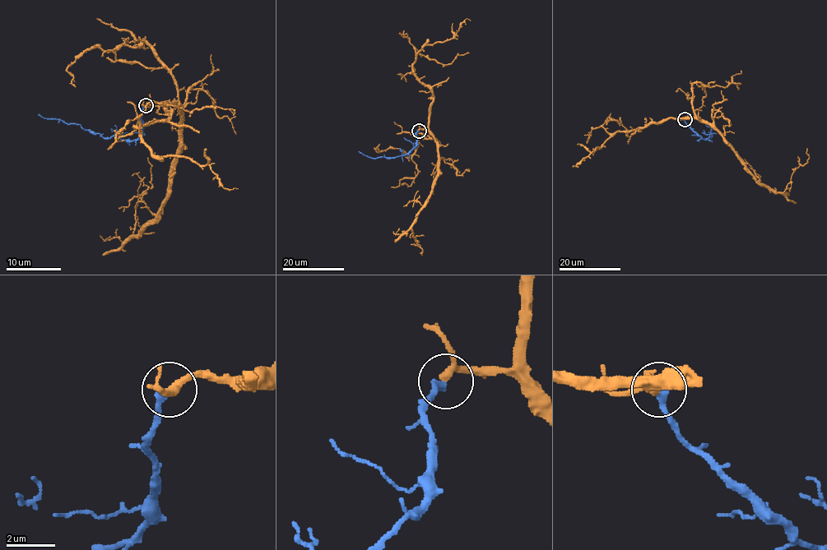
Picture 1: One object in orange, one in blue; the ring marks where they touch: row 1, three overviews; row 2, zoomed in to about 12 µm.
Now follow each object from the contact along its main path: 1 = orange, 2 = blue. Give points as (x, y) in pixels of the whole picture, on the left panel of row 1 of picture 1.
1: (146, 105), (174, 102), (178, 108), (180, 153), (165, 205), (133, 236), (137, 200), (153, 185), (147, 157)
2: (146, 105), (141, 114), (141, 134), (136, 139), (123, 140), (117, 136), (104, 138), (78, 124), (39, 114)

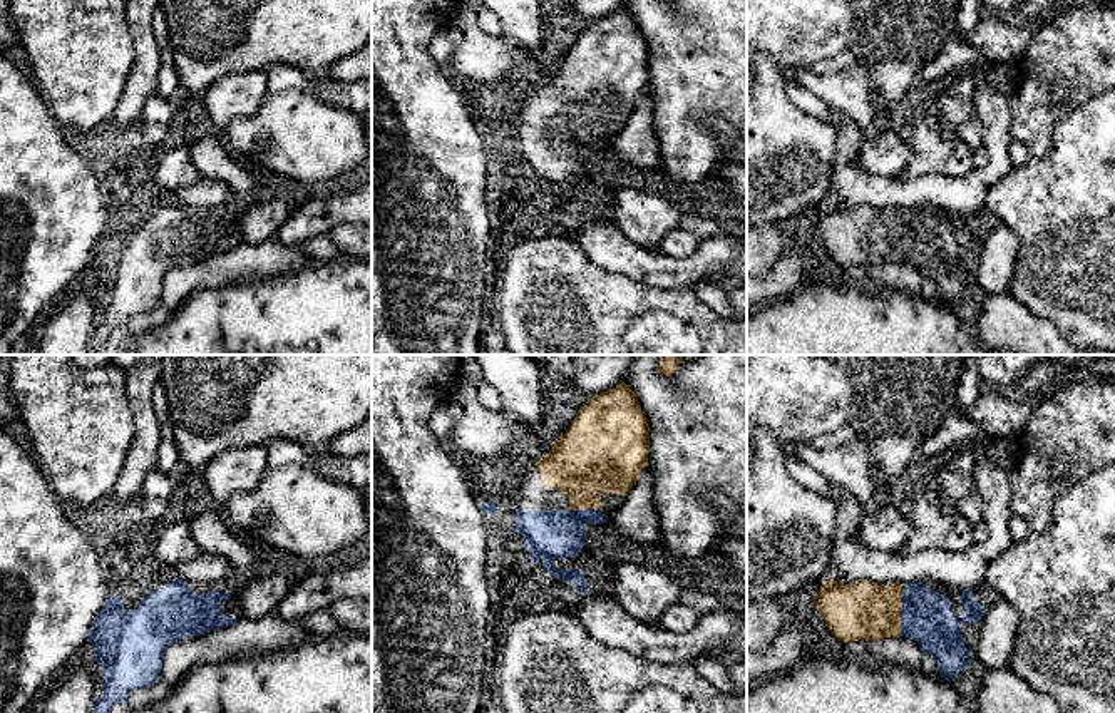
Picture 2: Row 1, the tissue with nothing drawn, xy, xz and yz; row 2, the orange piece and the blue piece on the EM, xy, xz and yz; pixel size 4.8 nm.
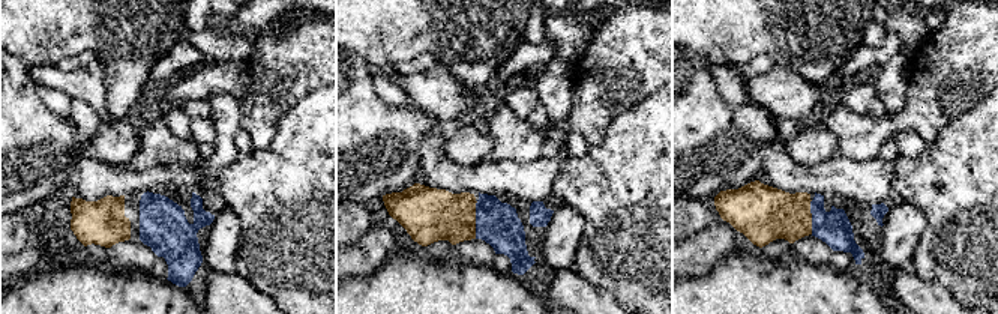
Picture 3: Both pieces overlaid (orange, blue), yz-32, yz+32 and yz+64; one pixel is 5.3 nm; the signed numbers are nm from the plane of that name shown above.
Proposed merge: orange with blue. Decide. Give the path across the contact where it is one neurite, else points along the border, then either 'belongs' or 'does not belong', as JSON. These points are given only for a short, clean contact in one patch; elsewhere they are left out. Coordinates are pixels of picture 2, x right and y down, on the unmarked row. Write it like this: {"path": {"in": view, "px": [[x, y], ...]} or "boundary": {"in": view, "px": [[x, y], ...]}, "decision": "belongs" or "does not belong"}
{"path": {"in": "yz", "px": [[856, 236], [901, 236], [921, 238], [926, 243]]}, "decision": "belongs"}

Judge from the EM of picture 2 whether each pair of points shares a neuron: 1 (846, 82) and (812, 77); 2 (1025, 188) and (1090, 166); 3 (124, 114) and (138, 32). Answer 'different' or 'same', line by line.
1: same
2: same
3: same

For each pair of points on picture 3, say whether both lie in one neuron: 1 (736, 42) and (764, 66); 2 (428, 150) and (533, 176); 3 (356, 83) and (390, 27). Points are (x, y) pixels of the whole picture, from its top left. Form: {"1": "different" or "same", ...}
{"1": "different", "2": "same", "3": "different"}

